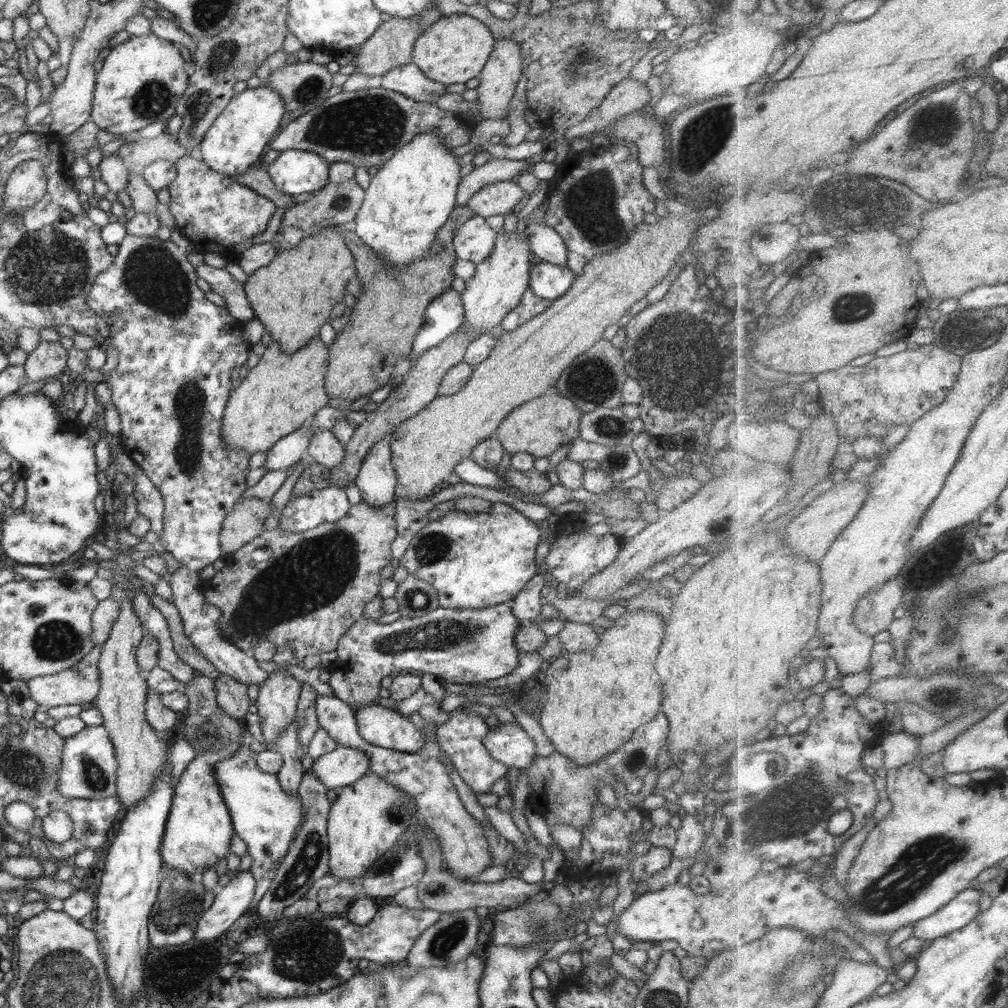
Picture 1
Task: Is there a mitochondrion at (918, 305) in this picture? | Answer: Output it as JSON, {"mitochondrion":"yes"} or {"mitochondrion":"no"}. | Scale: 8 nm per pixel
{"mitochondrion":"no"}

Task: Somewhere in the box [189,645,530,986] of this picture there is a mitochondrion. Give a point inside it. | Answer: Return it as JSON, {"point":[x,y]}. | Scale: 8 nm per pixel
{"point":[295,879]}

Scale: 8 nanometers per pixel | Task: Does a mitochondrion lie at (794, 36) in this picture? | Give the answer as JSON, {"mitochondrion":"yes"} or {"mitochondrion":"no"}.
{"mitochondrion":"no"}

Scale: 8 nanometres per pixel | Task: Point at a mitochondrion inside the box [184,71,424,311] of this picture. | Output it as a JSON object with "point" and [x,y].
{"point":[368,125]}

